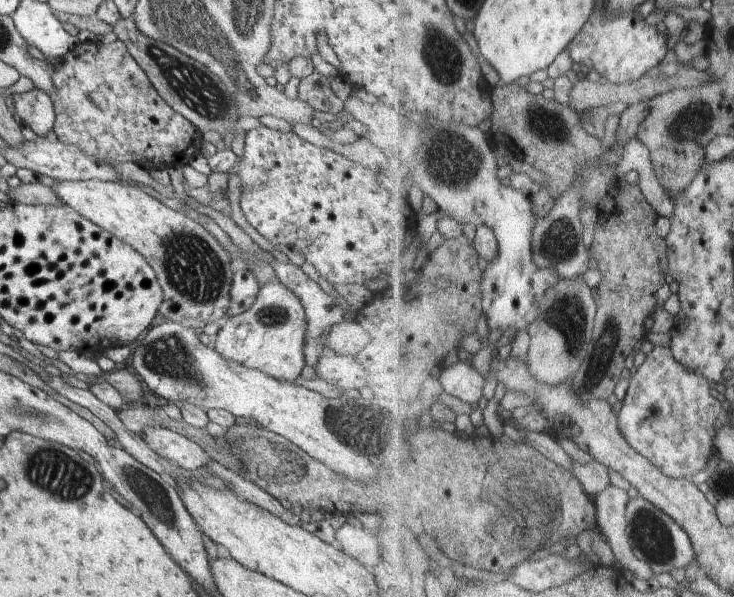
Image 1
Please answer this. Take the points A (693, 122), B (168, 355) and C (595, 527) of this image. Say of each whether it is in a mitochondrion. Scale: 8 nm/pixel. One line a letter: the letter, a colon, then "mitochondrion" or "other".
A: mitochondrion
B: mitochondrion
C: other

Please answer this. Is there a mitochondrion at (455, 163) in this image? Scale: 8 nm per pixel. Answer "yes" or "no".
yes

